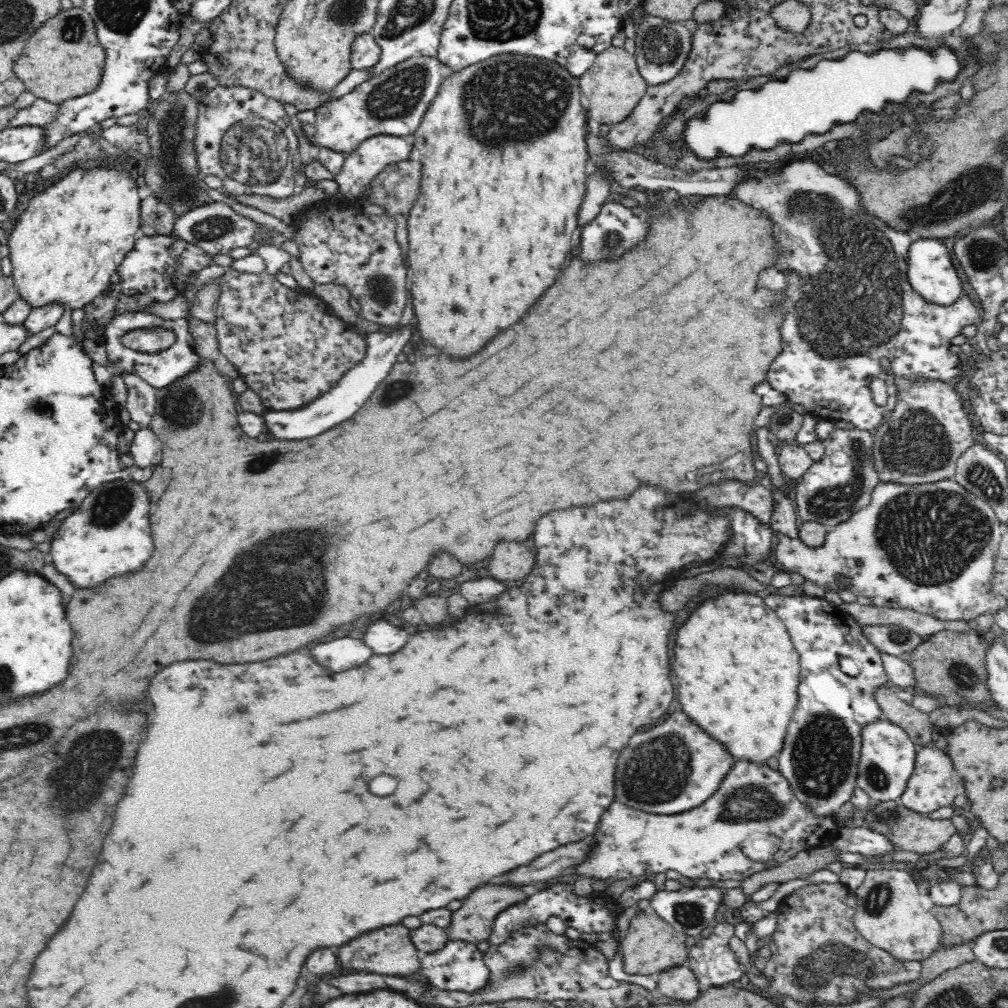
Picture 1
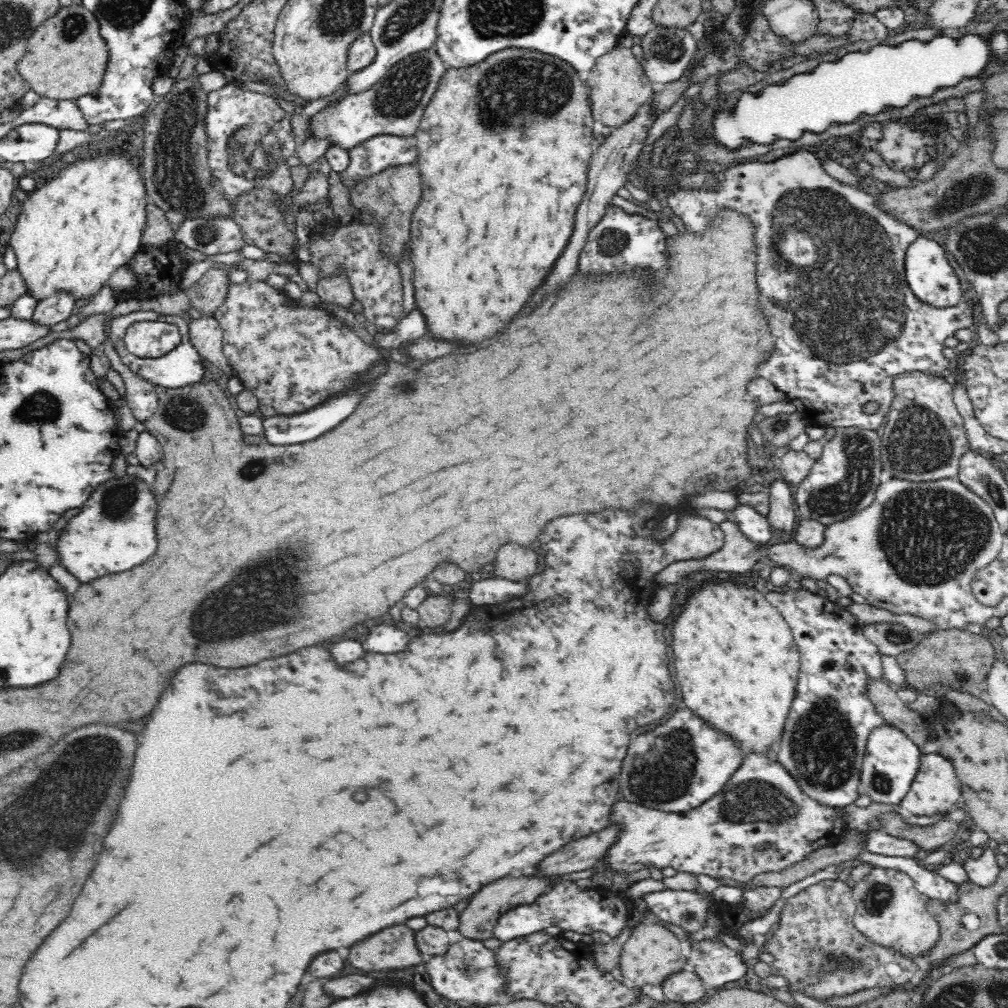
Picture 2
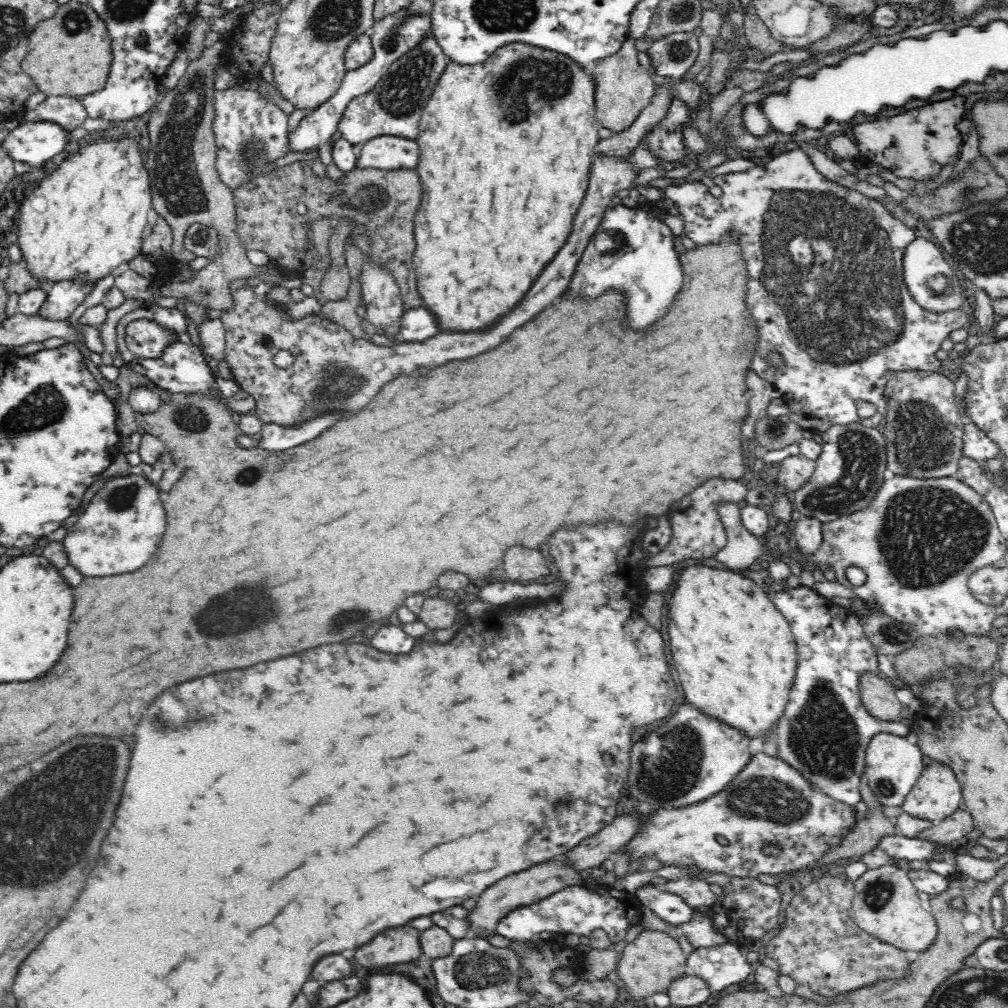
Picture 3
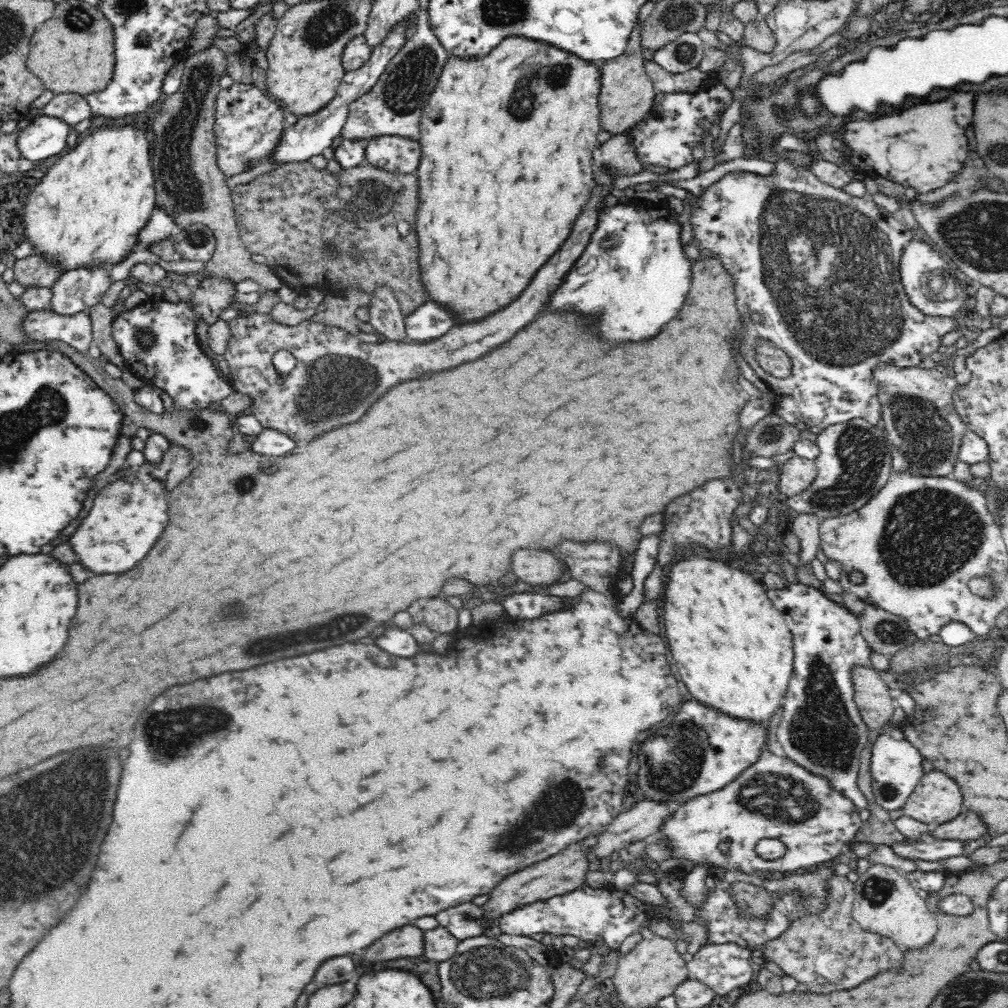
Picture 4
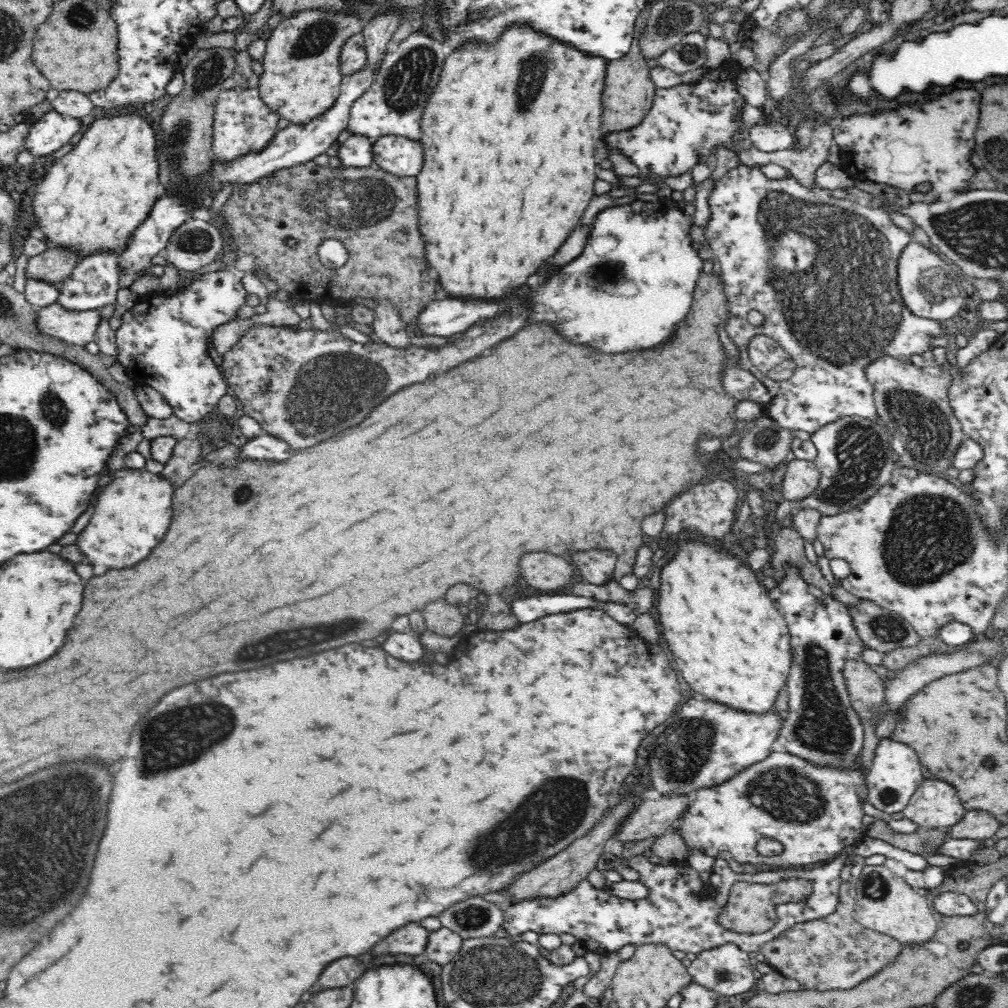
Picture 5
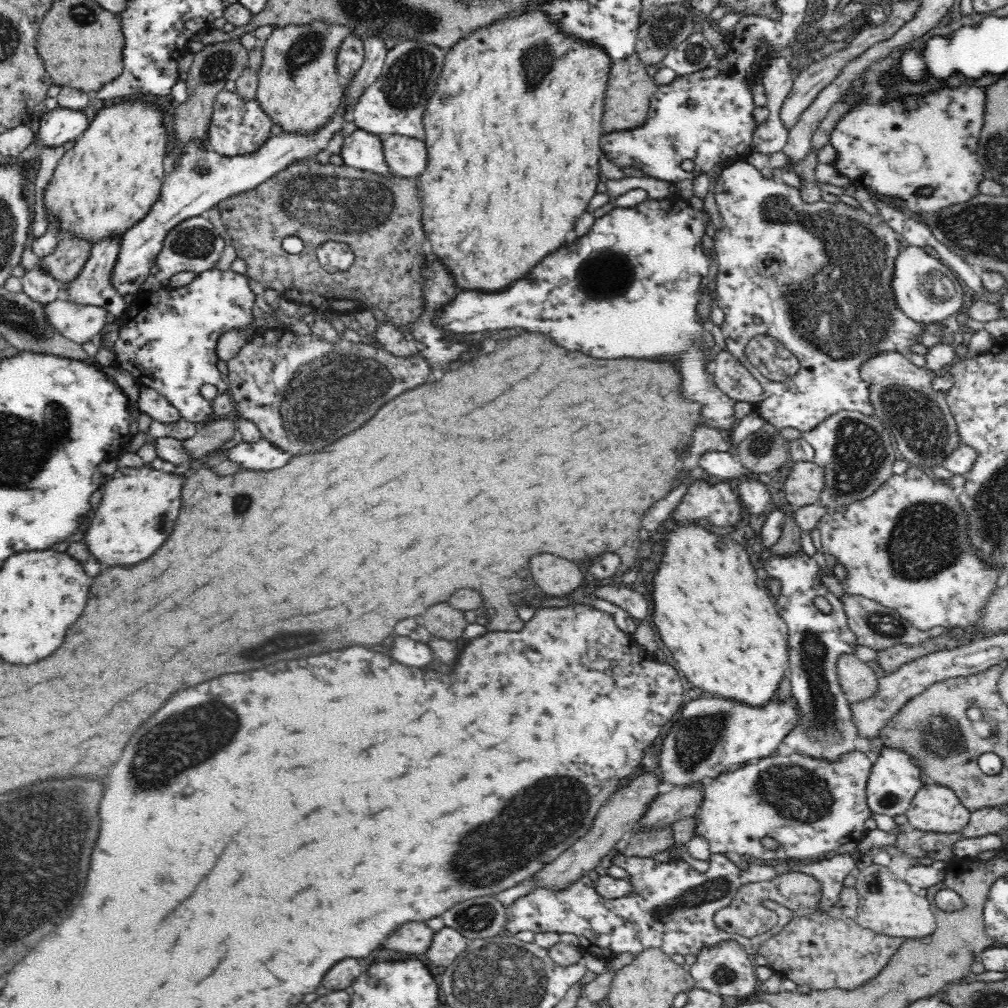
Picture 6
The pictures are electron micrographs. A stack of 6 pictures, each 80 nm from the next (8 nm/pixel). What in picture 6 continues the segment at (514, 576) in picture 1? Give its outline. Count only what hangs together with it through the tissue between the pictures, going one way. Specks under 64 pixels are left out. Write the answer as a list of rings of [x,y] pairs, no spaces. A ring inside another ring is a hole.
[[[534,554],[528,560],[532,582],[548,594],[568,594],[584,582],[580,568],[554,554]]]

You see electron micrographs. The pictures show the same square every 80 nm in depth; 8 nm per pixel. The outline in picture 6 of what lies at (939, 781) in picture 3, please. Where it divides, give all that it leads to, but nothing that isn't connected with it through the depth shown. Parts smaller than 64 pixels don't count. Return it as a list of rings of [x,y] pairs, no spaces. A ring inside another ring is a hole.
[[[924,784],[905,812],[911,828],[940,833],[956,833],[969,819],[970,810],[947,786]]]

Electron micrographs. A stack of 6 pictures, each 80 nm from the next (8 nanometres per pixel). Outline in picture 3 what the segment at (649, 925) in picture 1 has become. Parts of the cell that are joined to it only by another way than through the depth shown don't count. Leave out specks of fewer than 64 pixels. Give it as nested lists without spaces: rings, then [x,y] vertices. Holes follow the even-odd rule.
[[[642,929],[632,943],[622,950],[621,959],[617,964],[619,984],[625,990],[625,996],[633,998],[632,1001],[637,1003],[639,1000],[649,1000],[651,994],[656,991],[667,992],[668,985],[675,978],[687,974],[687,952],[670,934],[660,930]]]

